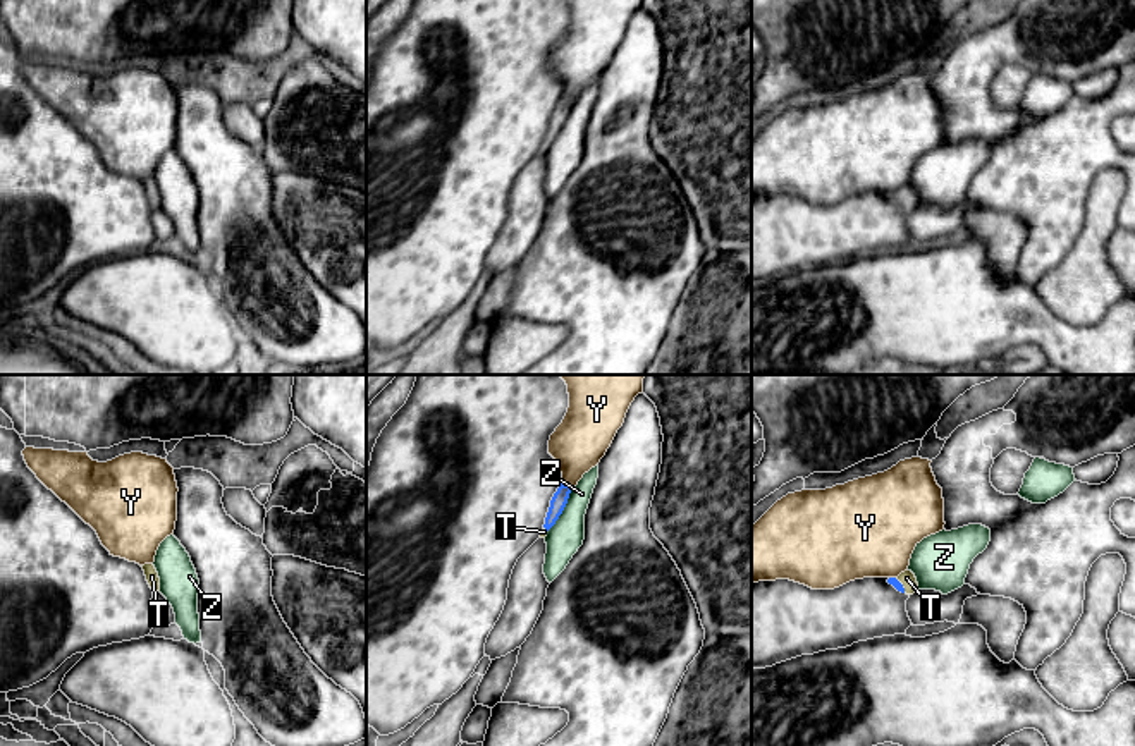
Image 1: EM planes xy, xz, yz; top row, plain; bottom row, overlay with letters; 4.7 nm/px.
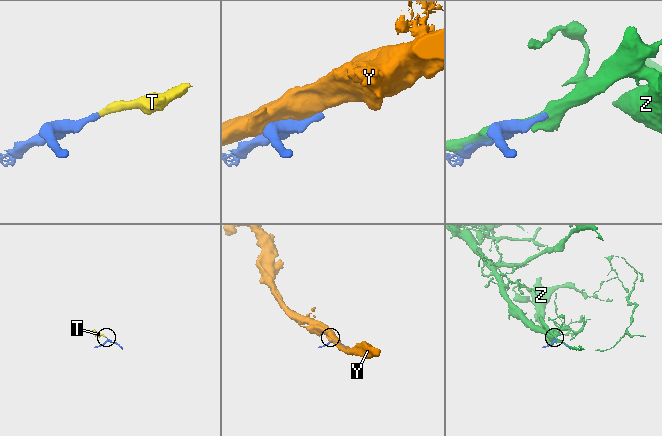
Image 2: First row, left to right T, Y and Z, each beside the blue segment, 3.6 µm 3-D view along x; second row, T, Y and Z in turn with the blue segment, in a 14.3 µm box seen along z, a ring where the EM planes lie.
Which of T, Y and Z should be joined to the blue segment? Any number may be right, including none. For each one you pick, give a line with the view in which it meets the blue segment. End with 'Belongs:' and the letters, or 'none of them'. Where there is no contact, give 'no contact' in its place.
T: yz
Belongs: T

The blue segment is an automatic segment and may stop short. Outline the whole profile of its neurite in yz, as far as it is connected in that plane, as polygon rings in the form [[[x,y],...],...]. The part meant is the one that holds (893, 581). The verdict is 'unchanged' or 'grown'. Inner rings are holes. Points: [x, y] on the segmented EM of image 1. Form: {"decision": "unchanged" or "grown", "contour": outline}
{"decision": "grown", "contour": [[[905,571],[898,578],[889,578],[887,583],[906,595],[913,595],[918,590],[917,578],[911,571]]]}

